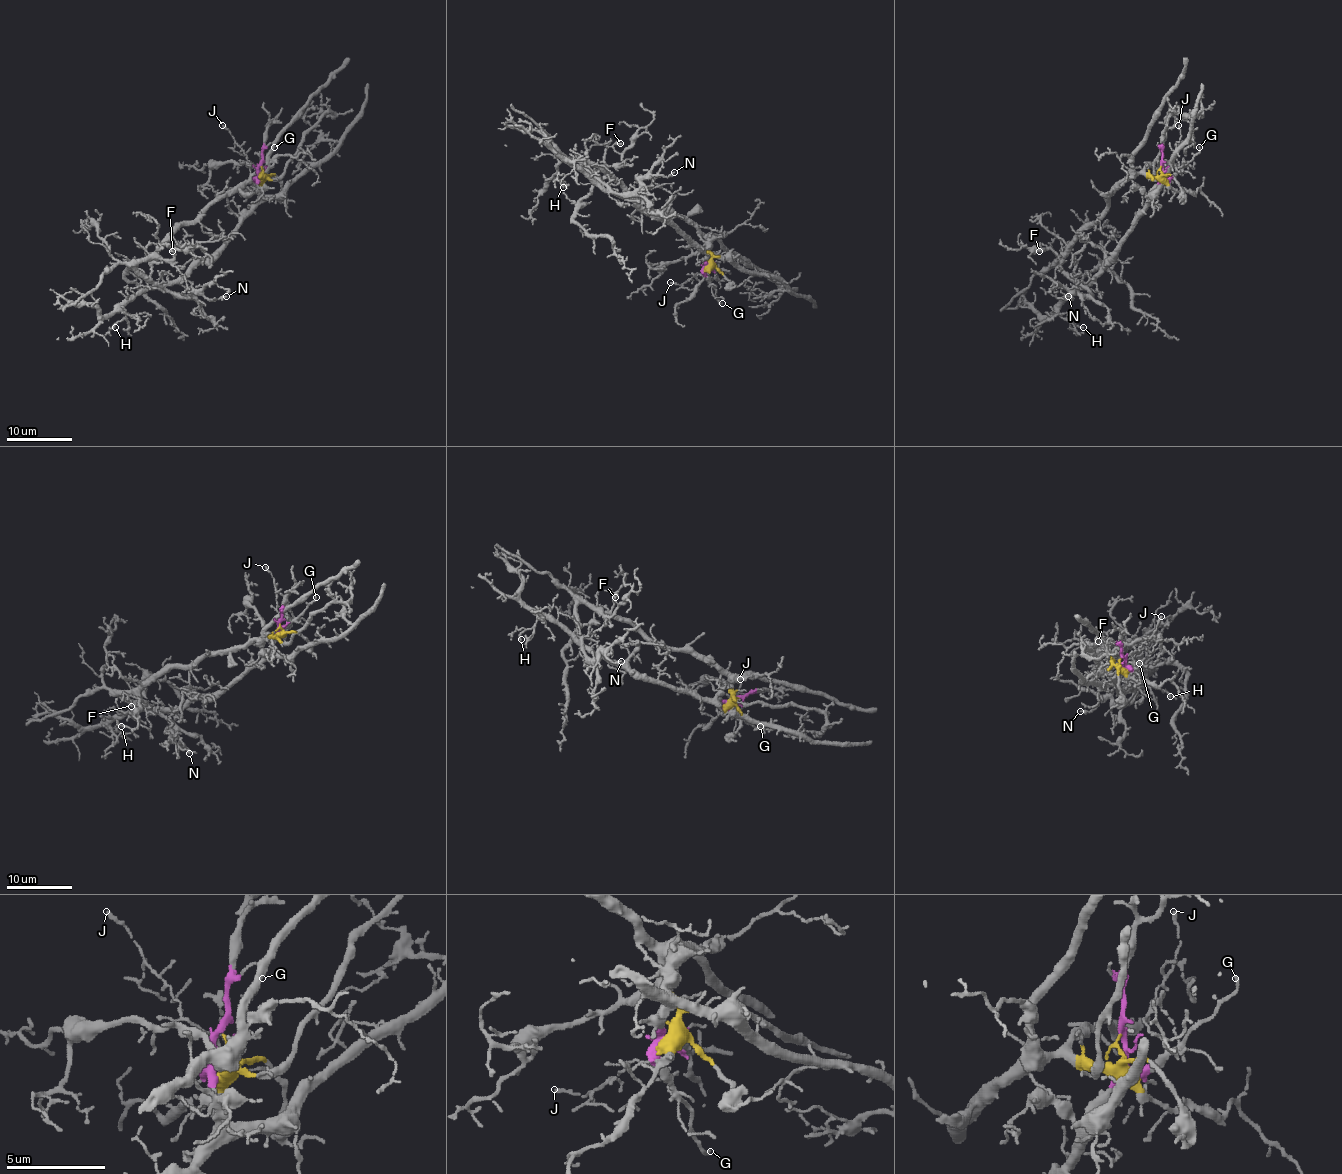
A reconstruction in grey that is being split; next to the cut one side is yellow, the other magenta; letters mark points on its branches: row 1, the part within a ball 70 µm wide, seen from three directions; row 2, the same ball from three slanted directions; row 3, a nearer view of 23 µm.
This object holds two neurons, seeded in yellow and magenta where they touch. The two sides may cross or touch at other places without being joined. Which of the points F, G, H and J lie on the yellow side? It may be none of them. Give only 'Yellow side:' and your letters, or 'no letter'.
Yellow side: F

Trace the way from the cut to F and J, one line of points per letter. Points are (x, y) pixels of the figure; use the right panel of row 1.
F: (1160, 166), (1155, 176), (1135, 173), (1121, 185), (1062, 260), (1042, 245), (1039, 252)
J: (1160, 165), (1165, 176), (1172, 176), (1176, 171), (1170, 160), (1181, 135), (1178, 125)

